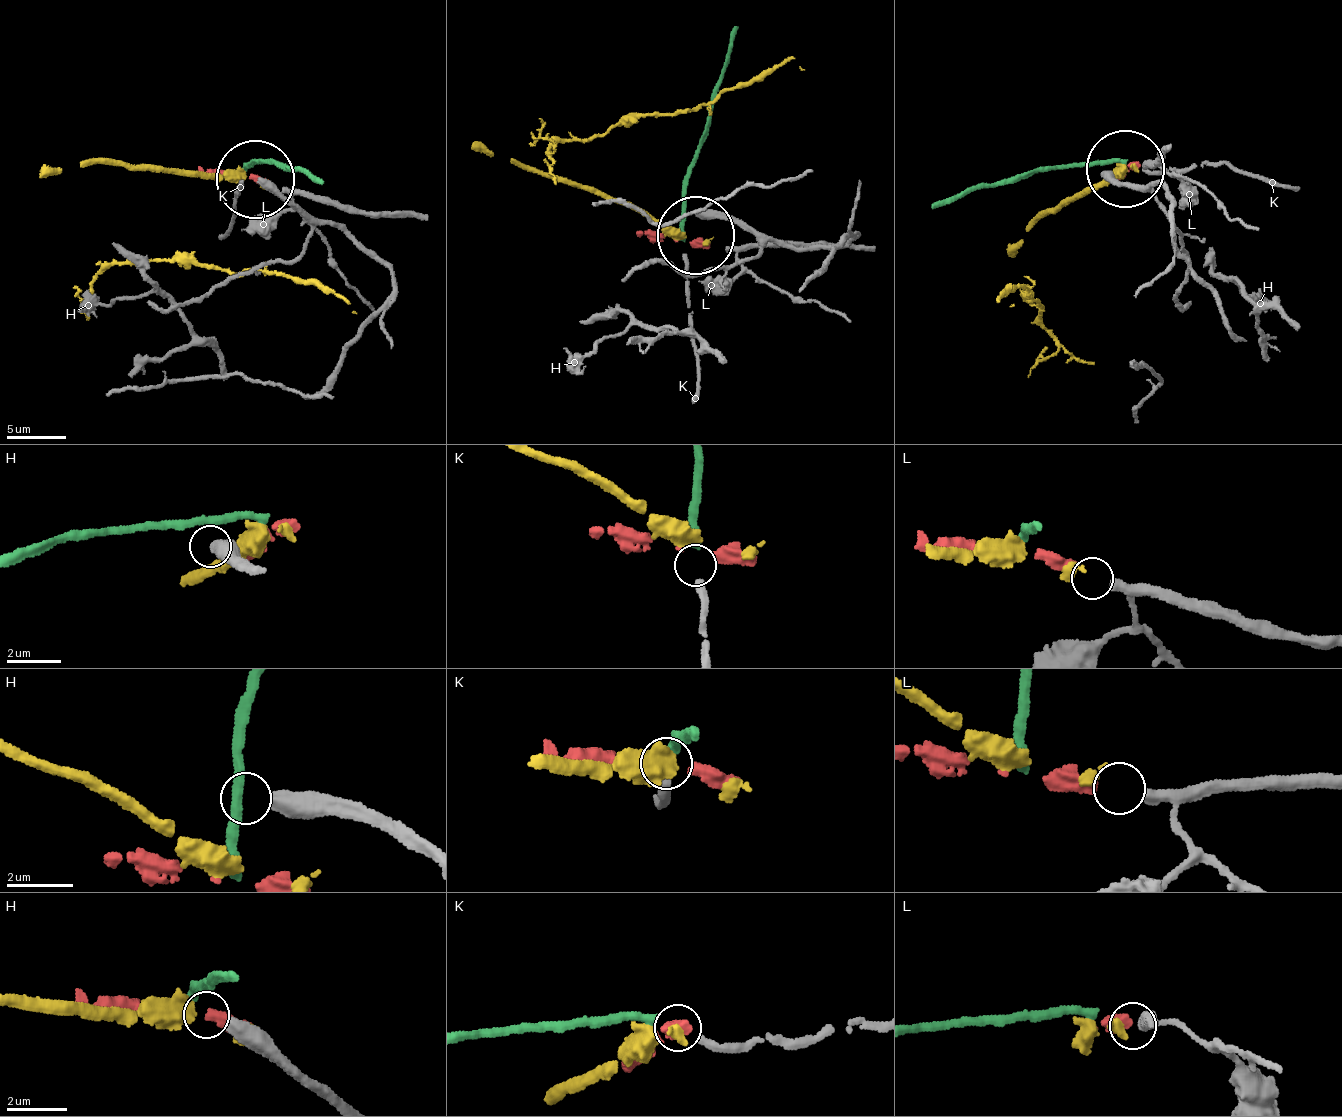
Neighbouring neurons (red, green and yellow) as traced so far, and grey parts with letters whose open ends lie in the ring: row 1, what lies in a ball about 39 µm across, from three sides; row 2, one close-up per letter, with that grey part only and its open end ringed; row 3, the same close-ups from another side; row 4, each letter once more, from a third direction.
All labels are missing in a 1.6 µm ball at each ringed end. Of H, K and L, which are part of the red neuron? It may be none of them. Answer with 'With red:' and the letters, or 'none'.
With red: L

